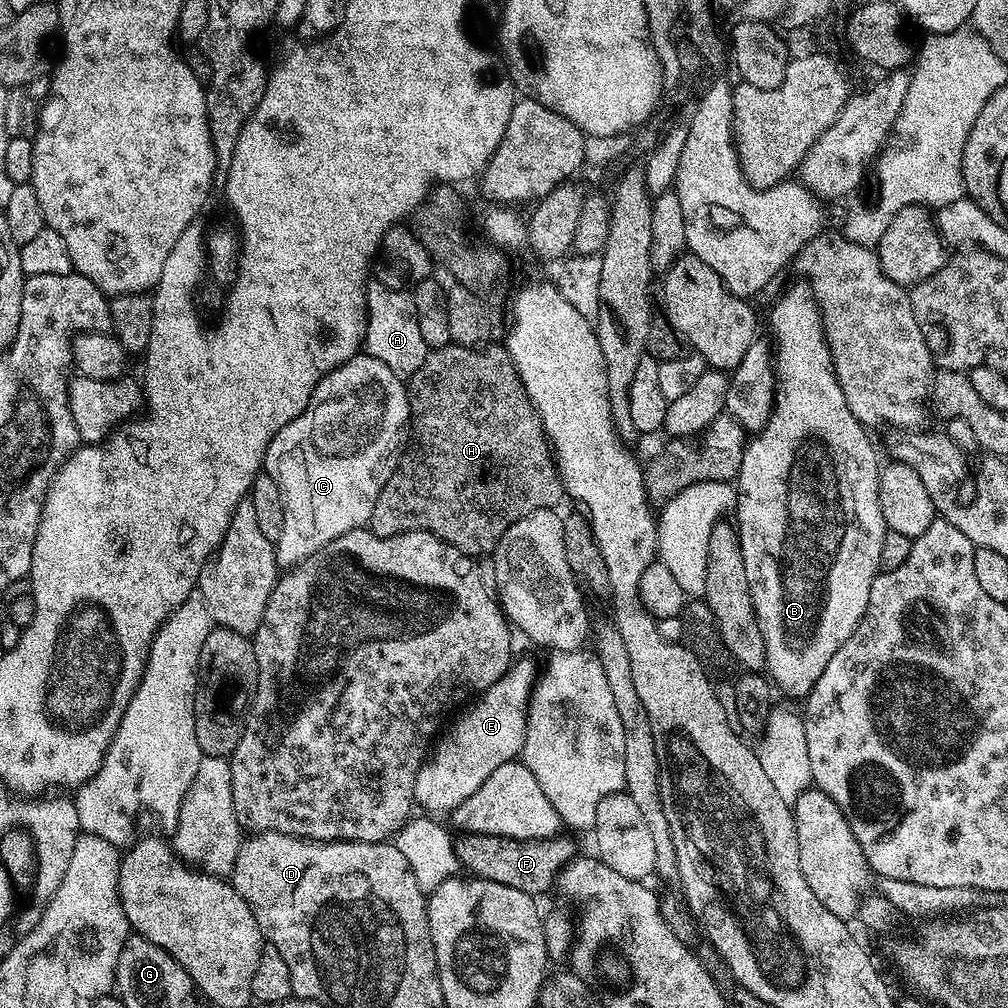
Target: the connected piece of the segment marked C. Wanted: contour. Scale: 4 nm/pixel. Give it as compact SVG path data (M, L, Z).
M367 354L351 356L345 364L321 378L306 410L274 434L264 455L263 471L274 478L278 494L282 494L282 534L274 541L276 562L281 569L296 567L310 558L310 554L322 550L322 546L334 542L334 538L342 538L342 534L363 528L371 521L378 491L376 467L395 442L400 427L403 424L405 427L409 420L405 381L378 358Z

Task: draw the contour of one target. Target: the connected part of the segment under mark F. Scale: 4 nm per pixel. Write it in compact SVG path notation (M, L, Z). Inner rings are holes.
M466 832L455 837L454 851L459 867L465 873L490 882L502 882L502 886L514 886L514 890L522 890L536 898L539 892L553 887L556 876L574 859L578 849L567 834L545 840L519 840Z

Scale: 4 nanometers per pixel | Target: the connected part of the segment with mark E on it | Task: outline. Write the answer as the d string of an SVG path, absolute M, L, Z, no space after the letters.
M519 660L509 667L506 675L494 682L494 686L481 692L463 709L465 712L453 722L448 733L445 731L439 737L440 745L438 740L418 770L412 799L419 807L421 804L425 808L421 808L425 813L451 814L470 798L470 794L474 794L474 790L478 790L478 786L482 786L482 782L486 782L490 774L494 774L494 770L498 770L498 766L523 753L528 702L538 679L538 668L528 660Z

